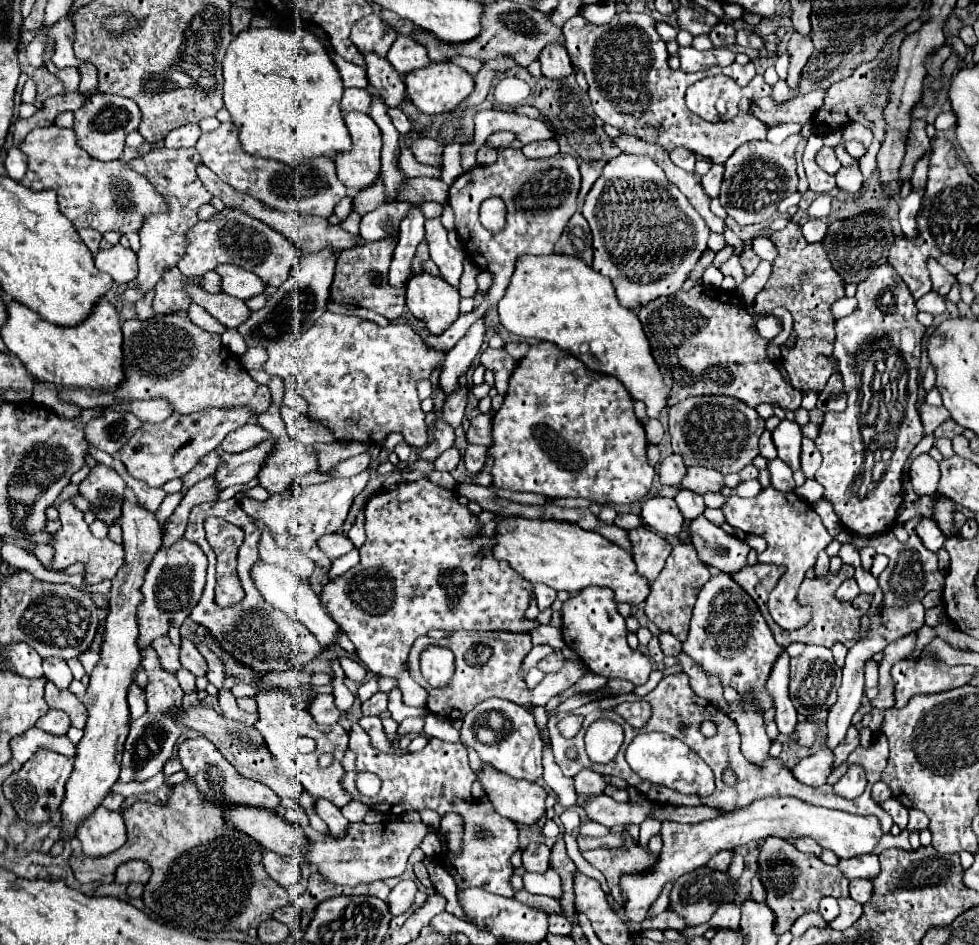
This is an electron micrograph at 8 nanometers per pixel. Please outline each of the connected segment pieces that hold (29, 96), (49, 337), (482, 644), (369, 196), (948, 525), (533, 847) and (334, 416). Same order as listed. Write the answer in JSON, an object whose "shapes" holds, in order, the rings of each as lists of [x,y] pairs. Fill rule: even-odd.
{"shapes":[[[[30,77],[24,85],[21,99],[22,102],[31,103],[35,105],[39,110],[42,109],[43,104],[36,100],[36,83],[32,77]]],[[[101,299],[89,319],[77,327],[57,327],[53,323],[45,323],[35,311],[21,303],[7,305],[9,319],[1,329],[1,337],[7,349],[19,357],[25,369],[43,383],[53,383],[65,389],[91,389],[91,391],[113,391],[125,381],[123,371],[123,333],[121,321],[115,311]]],[[[455,631],[451,633],[451,637],[447,639],[431,639],[431,637],[421,637],[417,639],[417,643],[413,645],[411,653],[409,653],[409,665],[411,665],[411,677],[427,689],[427,709],[435,715],[441,715],[445,719],[463,719],[467,711],[471,711],[477,703],[489,699],[489,697],[497,697],[497,699],[507,699],[513,701],[517,705],[547,705],[547,701],[551,697],[555,697],[557,693],[561,693],[563,689],[567,689],[569,685],[573,685],[573,671],[569,669],[569,665],[563,667],[563,679],[561,683],[553,683],[553,693],[535,693],[527,687],[523,675],[521,675],[521,663],[525,659],[525,655],[533,649],[531,637],[529,633],[495,633],[495,631]],[[429,645],[439,645],[439,647],[447,647],[449,651],[453,651],[455,659],[457,659],[457,671],[453,675],[453,679],[441,687],[429,687],[419,671],[419,657],[421,651]]],[[[377,179],[377,183],[375,183],[369,191],[357,193],[357,207],[355,207],[355,209],[357,209],[361,215],[365,215],[365,213],[377,209],[379,205],[383,205],[383,203],[385,203],[383,197],[385,197],[385,195],[383,195],[383,183]]],[[[937,497],[935,507],[933,507],[933,519],[939,525],[939,529],[943,531],[945,537],[949,535],[957,535],[957,529],[953,527],[953,513],[955,513],[955,505],[951,499],[947,497]]],[[[531,843],[527,849],[523,849],[523,867],[525,871],[543,873],[549,869],[549,847],[543,843]]],[[[325,313],[317,323],[291,341],[271,343],[267,347],[267,363],[263,371],[267,375],[277,375],[283,379],[285,389],[293,389],[297,395],[305,397],[309,403],[309,417],[313,423],[327,427],[339,441],[361,441],[379,443],[389,433],[403,433],[411,447],[425,447],[429,443],[429,429],[425,423],[425,413],[421,411],[421,401],[417,397],[417,381],[429,379],[431,371],[445,357],[441,351],[431,351],[423,345],[421,337],[401,323],[391,323],[387,327],[377,327],[373,321],[351,315]]]]}

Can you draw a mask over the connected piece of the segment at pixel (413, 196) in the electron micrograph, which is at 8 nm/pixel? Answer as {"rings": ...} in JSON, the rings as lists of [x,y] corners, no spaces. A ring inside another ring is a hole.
{"rings":[[[417,177],[417,179],[407,179],[405,191],[401,191],[403,201],[425,201],[425,199],[439,199],[447,203],[447,191],[449,185],[445,185],[439,179],[429,179],[429,177]]]}

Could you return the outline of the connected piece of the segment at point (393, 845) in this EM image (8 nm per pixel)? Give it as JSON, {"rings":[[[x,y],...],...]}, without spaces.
{"rings":[[[387,821],[387,823],[351,823],[349,835],[345,839],[333,839],[331,835],[321,839],[311,839],[307,861],[319,867],[319,873],[335,885],[359,885],[379,879],[399,877],[405,871],[407,857],[427,833],[433,829],[425,823],[405,823],[405,821]]]}

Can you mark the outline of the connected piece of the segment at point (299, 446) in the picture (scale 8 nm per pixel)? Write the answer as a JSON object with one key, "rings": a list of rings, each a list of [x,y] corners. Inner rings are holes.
{"rings":[[[279,439],[275,451],[259,473],[259,485],[269,493],[282,493],[299,477],[317,471],[317,451],[295,439]]]}

